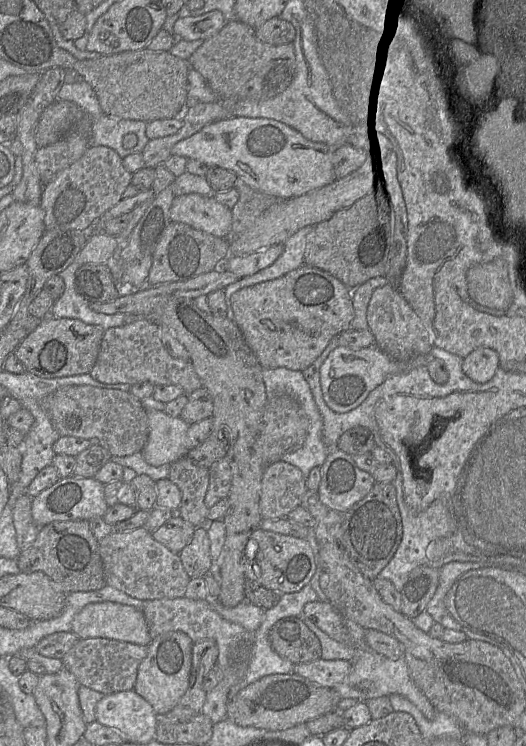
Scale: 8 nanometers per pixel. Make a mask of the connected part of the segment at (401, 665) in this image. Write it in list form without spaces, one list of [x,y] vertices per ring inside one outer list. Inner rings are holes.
[[[374,651],[359,652],[351,661],[352,671],[343,682],[332,689],[341,699],[353,698],[366,702],[369,699],[399,694],[412,702],[428,720],[436,717],[438,711],[413,682],[404,658],[389,659]]]

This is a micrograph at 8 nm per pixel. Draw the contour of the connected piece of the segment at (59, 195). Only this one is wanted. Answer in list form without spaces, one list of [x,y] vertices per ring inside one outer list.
[[[89,146],[84,155],[44,184],[39,205],[45,212],[47,230],[86,231],[122,198],[131,184],[132,173],[123,166],[123,158],[106,146]]]

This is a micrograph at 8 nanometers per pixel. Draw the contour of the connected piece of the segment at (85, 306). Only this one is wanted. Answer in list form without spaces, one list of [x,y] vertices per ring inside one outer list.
[[[76,260],[59,275],[64,281],[65,290],[60,298],[54,301],[50,316],[56,318],[79,319],[87,324],[98,325],[103,329],[120,327],[125,323],[126,314],[104,314],[94,311],[90,303],[76,290],[75,276],[80,268]]]

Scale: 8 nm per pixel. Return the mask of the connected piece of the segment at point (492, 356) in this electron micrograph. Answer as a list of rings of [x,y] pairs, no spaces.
[[[478,348],[464,358],[462,370],[476,383],[487,383],[500,368],[498,353],[490,348]]]

